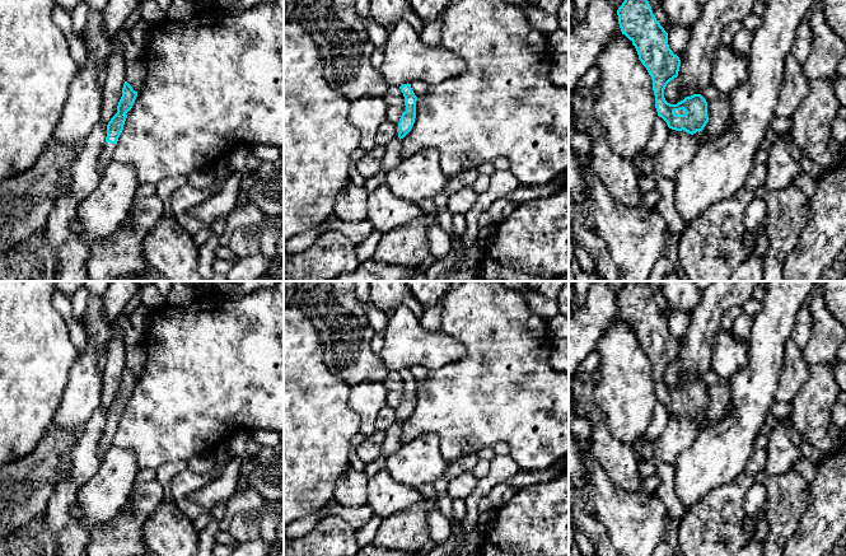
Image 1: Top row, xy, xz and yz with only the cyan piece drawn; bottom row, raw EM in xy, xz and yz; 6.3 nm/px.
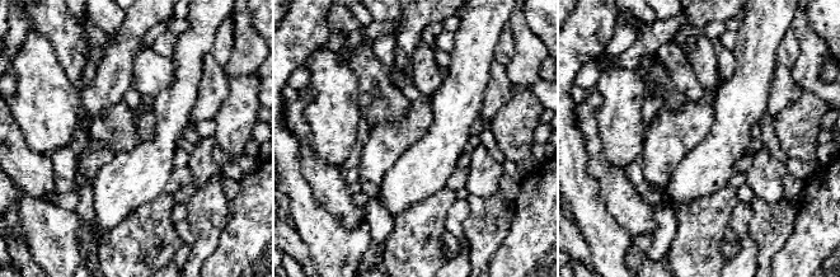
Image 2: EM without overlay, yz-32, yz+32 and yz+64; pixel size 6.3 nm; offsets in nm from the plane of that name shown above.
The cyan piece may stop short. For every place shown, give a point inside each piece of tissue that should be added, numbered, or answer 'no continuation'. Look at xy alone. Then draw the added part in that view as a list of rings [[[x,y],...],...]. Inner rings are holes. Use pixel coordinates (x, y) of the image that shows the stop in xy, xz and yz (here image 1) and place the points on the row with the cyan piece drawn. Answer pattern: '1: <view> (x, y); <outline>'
1: xy (107, 152); [[[104,142],[102,151],[98,156],[98,164],[97,164],[97,170],[101,177],[103,176],[107,165],[112,160],[116,146],[117,146],[117,144]]]

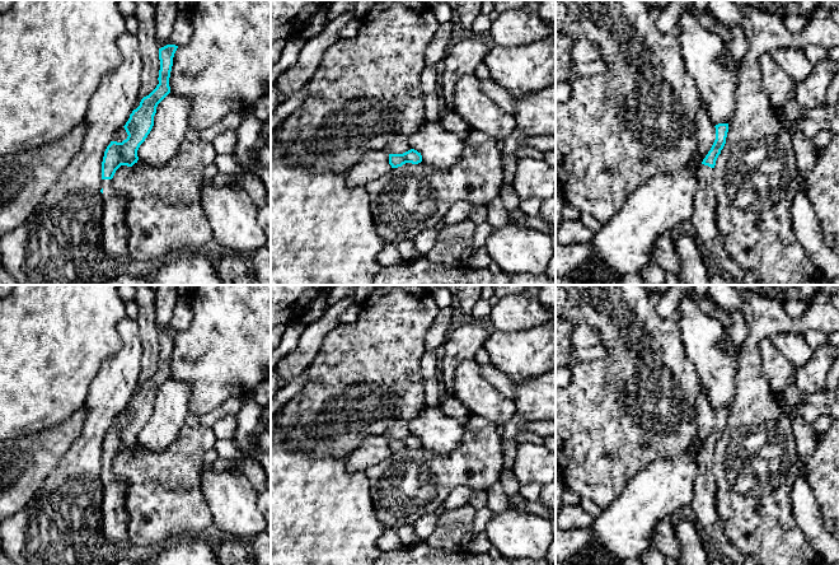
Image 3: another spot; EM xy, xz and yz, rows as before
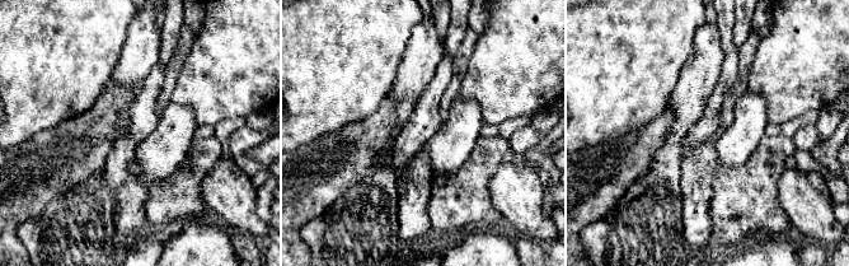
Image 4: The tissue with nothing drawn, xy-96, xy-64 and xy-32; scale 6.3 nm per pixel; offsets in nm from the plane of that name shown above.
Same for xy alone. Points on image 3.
1: xy (116, 233); [[[102,179],[104,215],[102,219],[103,246],[106,252],[114,258],[128,255],[128,228],[126,224],[126,193],[119,193],[113,186],[113,179]]]

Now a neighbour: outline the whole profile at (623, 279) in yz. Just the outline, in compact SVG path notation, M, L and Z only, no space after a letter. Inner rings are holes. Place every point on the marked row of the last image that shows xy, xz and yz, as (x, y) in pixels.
M615 271L610 272L611 281L617 281L619 285L642 285L643 279L641 274L618 274Z

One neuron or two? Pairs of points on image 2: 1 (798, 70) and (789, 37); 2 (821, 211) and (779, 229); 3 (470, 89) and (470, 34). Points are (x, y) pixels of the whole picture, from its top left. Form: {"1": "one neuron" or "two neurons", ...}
{"1": "two neurons", "2": "two neurons", "3": "one neuron"}

